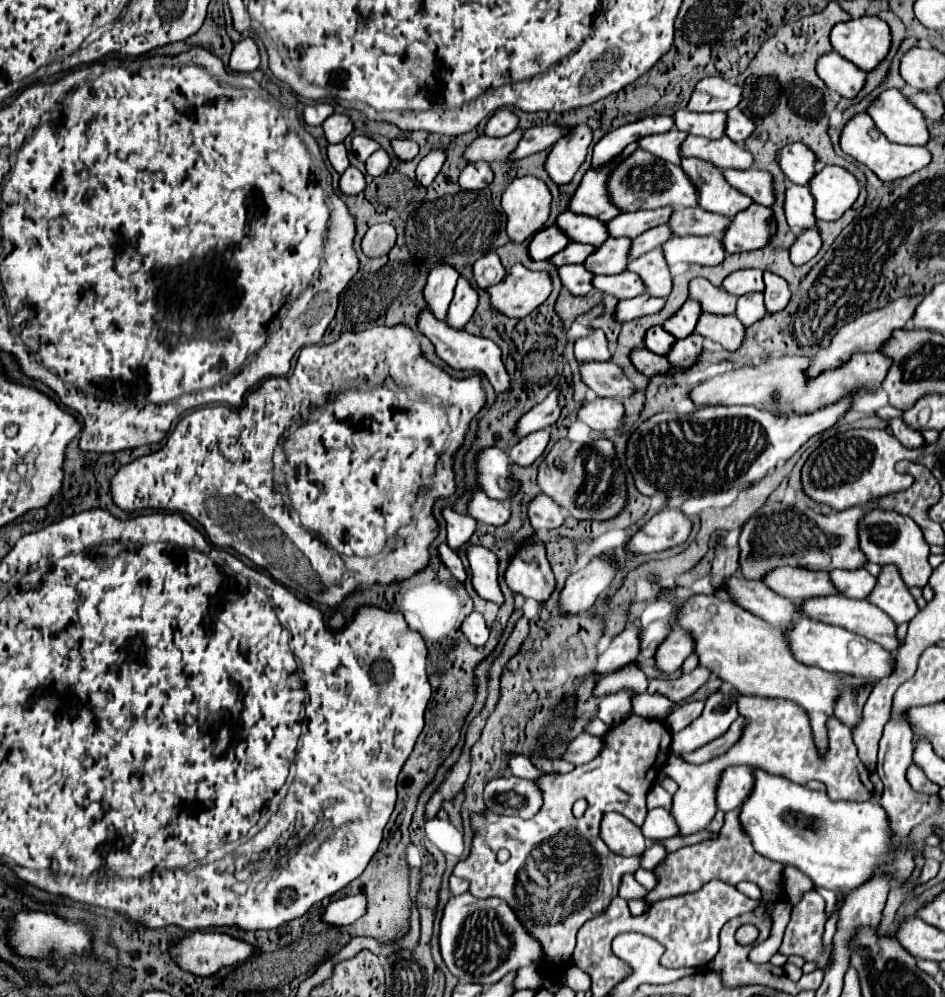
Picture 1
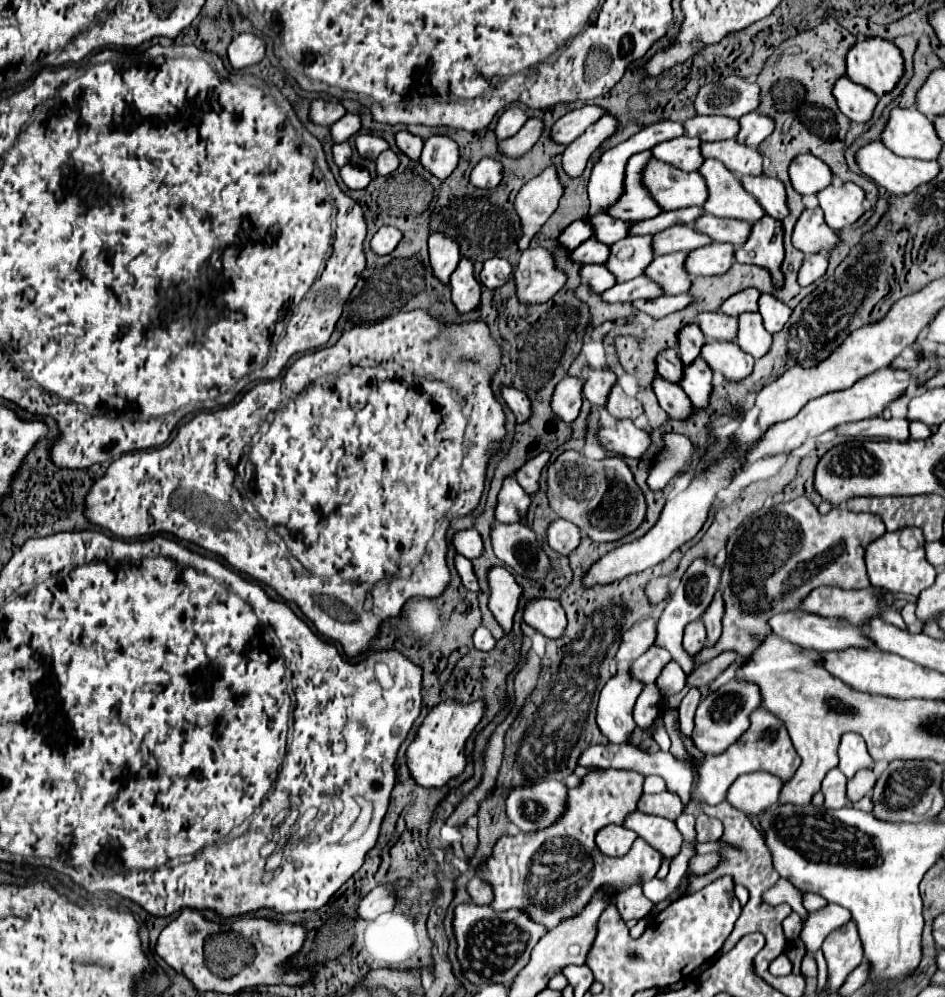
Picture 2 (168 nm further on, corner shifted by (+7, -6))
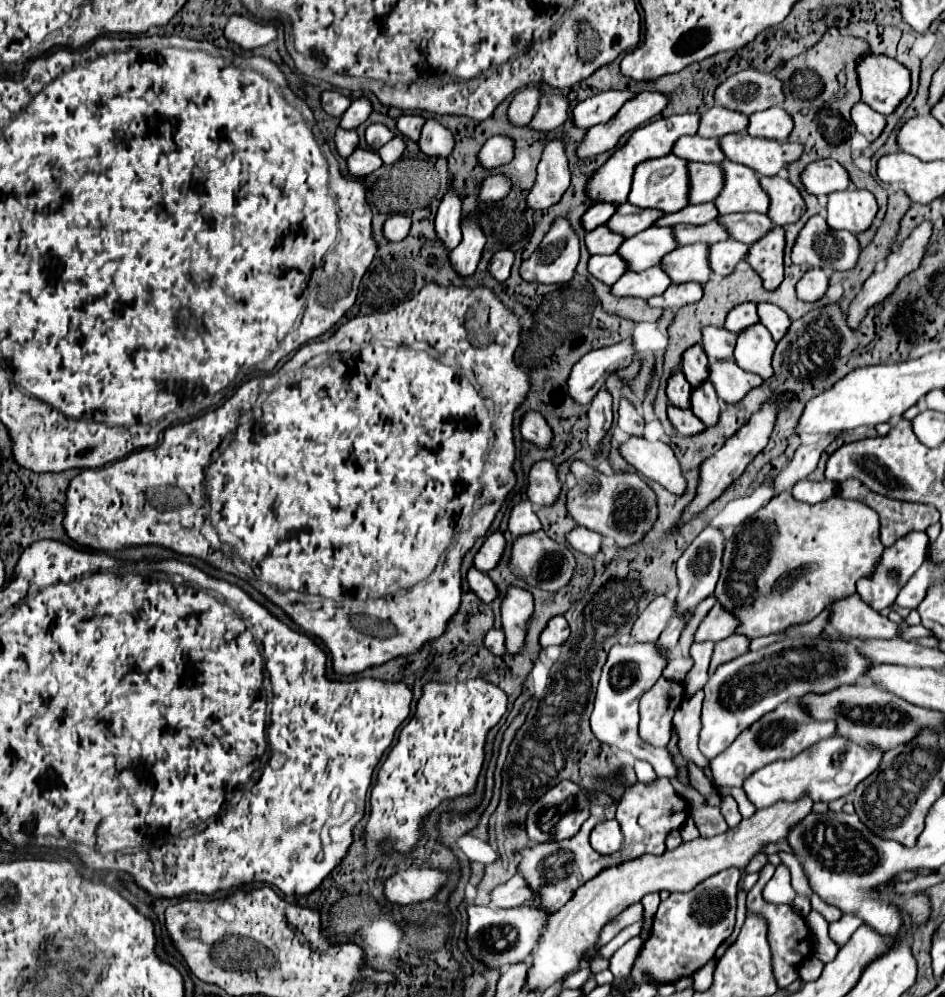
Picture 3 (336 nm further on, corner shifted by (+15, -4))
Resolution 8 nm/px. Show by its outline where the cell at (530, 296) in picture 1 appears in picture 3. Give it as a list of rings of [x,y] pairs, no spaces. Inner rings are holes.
[[[558,217],[540,247],[528,261],[522,263],[520,273],[526,281],[536,283],[568,283],[574,277],[580,261],[580,239],[566,217]]]

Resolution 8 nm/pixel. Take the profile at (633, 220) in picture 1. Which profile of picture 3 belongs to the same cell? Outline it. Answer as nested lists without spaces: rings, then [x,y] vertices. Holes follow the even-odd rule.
[[[700,203],[700,205],[688,205],[682,211],[668,213],[656,225],[678,225],[678,223],[690,223],[690,225],[704,225],[718,217],[714,203]]]

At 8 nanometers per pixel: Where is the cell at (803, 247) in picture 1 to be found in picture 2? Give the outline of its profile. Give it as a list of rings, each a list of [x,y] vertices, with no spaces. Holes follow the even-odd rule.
[[[816,253],[816,255],[806,255],[804,257],[804,265],[800,265],[800,273],[798,273],[798,283],[804,287],[804,285],[810,285],[812,281],[816,281],[818,277],[824,275],[828,267],[828,259],[822,255],[822,253]]]

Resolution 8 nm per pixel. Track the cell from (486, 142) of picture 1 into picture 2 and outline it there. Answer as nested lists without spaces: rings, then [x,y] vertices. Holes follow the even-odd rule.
[[[528,119],[516,135],[500,141],[498,153],[504,157],[520,157],[532,149],[532,145],[538,141],[540,133],[542,133],[542,121]]]

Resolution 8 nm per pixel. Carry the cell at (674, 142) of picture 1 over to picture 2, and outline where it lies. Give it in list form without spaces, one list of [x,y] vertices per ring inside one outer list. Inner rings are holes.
[[[678,137],[672,141],[664,141],[660,145],[656,145],[652,149],[652,155],[668,165],[676,165],[684,171],[696,171],[704,157],[700,155],[700,139],[692,139],[692,137]]]

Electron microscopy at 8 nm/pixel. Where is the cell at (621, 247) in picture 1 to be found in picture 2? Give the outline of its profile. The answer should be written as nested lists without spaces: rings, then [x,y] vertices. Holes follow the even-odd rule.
[[[642,235],[642,237],[626,237],[616,241],[616,245],[610,245],[610,257],[604,265],[608,271],[612,271],[618,283],[630,281],[644,273],[644,269],[654,257],[650,243],[652,237]]]

